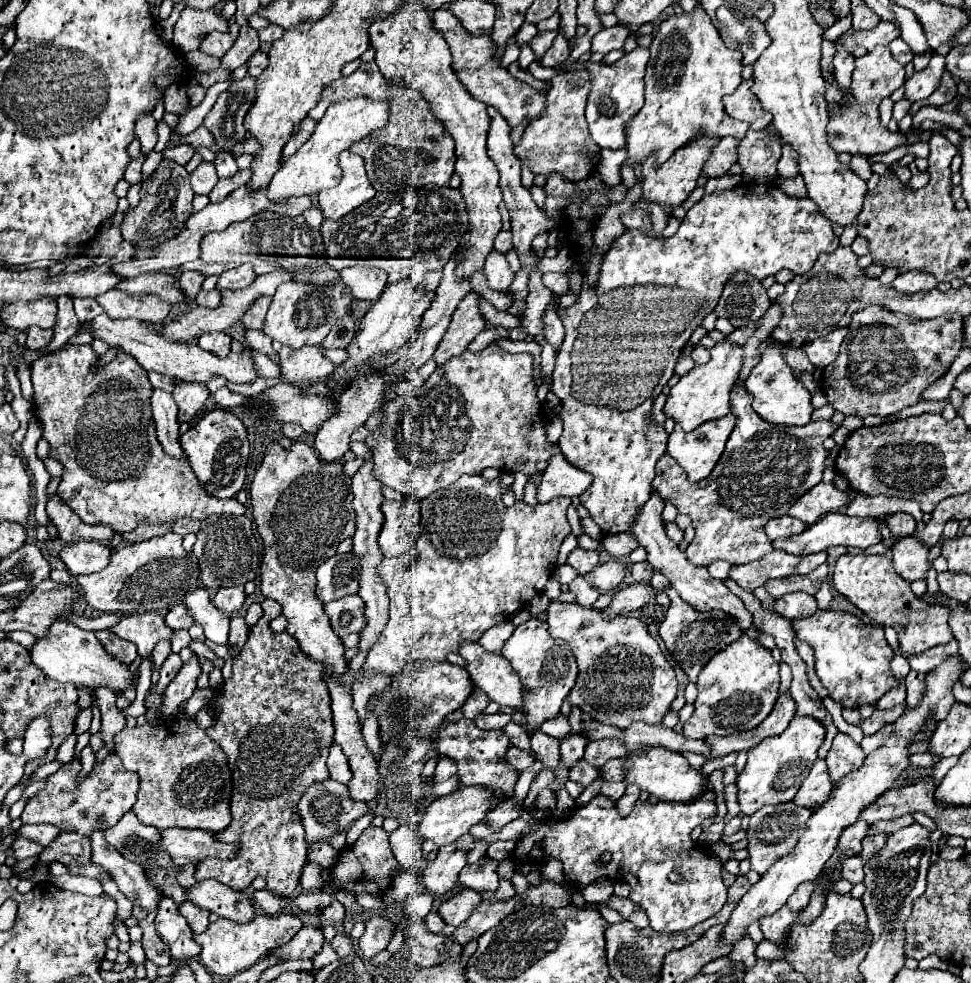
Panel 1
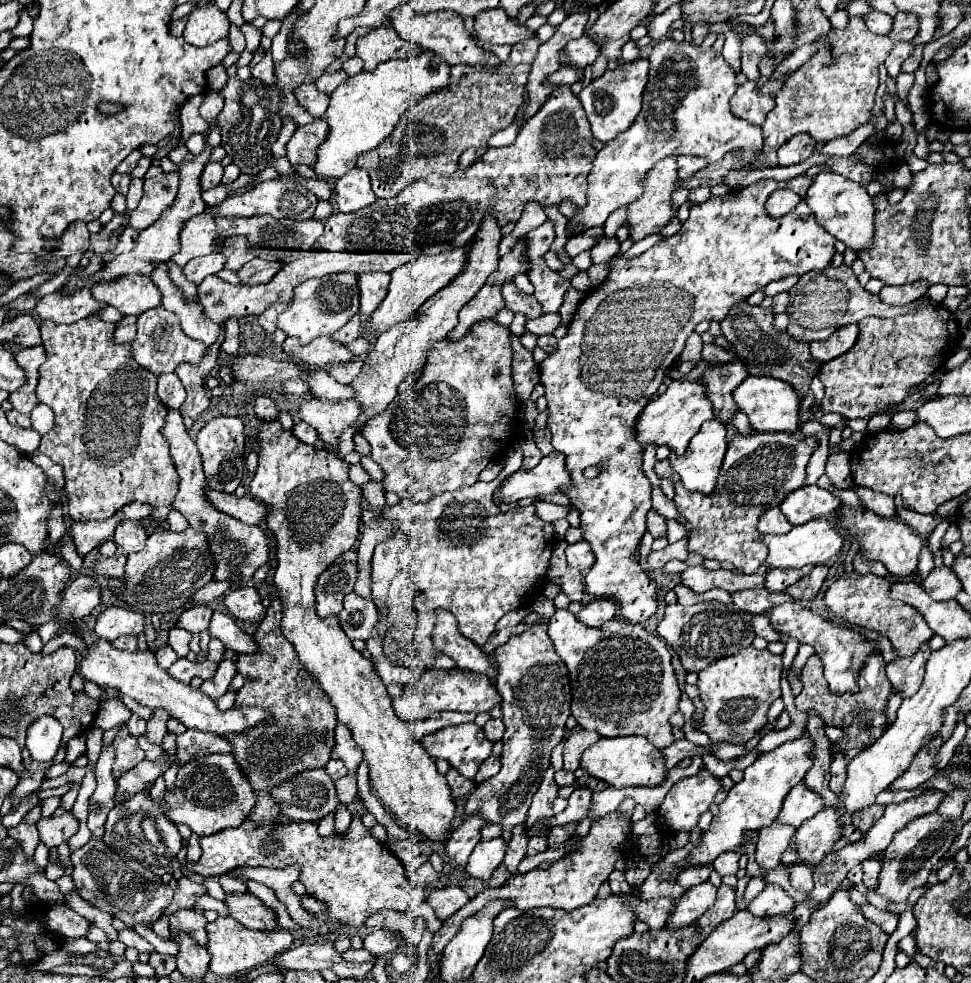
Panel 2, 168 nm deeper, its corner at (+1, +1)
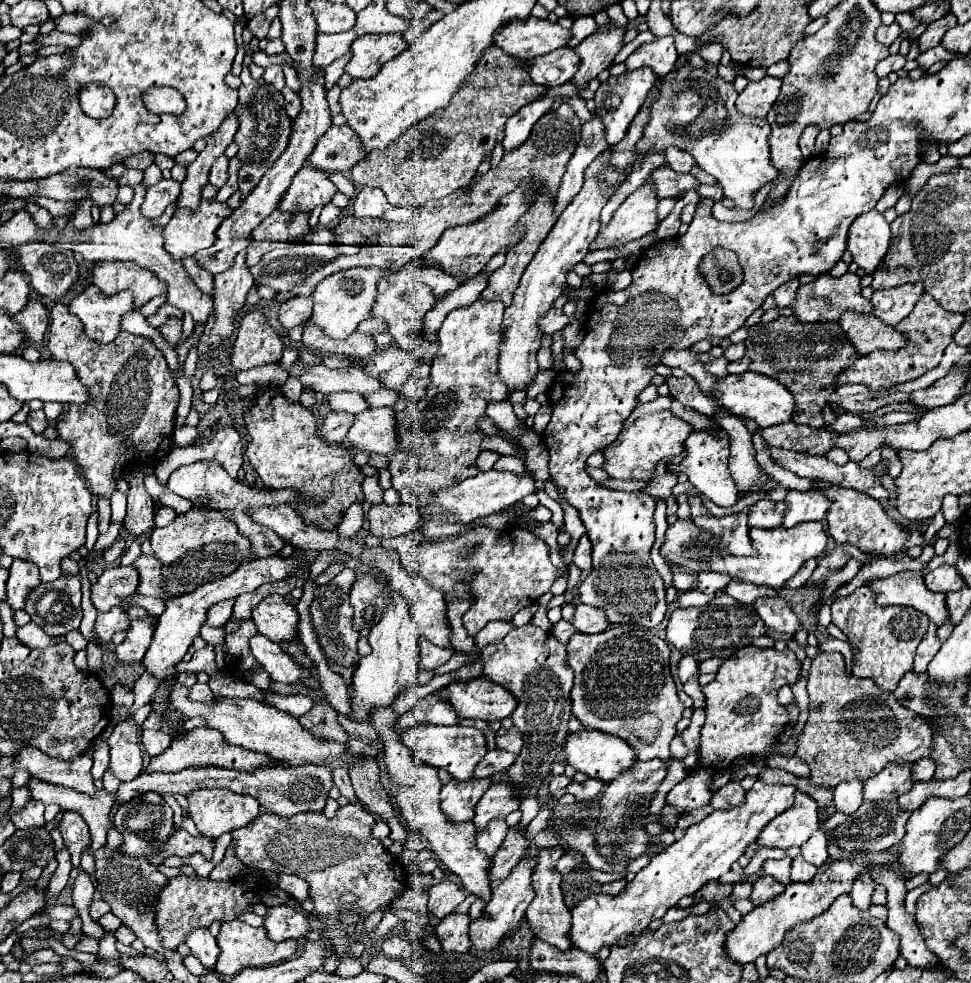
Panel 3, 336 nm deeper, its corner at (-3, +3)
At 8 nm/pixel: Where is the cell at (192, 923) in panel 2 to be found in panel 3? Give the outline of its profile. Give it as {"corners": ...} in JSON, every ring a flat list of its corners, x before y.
{"corners":[[197,927,189,935,185,935,185,945,191,949,191,953,205,965,213,967,219,957,219,947,215,937,209,933,207,927]]}

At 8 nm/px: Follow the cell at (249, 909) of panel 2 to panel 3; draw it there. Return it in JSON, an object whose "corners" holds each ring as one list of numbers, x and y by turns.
{"corners":[[289,905,269,907,267,915,263,917,263,927,271,941,285,941,285,939,299,939,309,931,309,923,305,913,295,911]]}

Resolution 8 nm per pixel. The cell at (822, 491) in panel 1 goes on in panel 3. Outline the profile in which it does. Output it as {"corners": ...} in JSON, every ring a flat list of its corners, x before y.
{"corners":[[789,491,785,497,787,509,783,527,793,527,803,521,821,521,829,509,829,499,823,491]]}

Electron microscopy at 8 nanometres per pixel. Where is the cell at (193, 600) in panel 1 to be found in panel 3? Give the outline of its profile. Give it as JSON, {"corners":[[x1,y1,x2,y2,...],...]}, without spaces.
{"corners":[[253,635,253,639,249,639,249,649,257,663,279,683,299,683,309,677,307,671,293,663,293,659,277,643,265,639,265,635]]}

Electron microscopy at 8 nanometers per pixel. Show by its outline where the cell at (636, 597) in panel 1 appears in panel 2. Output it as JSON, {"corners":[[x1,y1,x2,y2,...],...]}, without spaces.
{"corners":[[593,599,575,615,587,627,603,627,617,613,617,603,609,599]]}

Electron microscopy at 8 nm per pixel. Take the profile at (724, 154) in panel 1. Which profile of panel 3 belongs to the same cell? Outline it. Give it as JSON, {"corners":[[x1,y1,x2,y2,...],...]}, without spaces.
{"corners":[[669,147,669,151,665,151,665,161,677,173,689,173,697,165,687,151,681,151,677,147]]}

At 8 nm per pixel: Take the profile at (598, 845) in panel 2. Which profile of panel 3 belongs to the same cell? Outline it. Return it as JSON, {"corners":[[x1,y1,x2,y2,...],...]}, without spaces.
{"corners":[[451,913,437,925,437,939,443,947,443,953,463,955,469,947,469,915]]}

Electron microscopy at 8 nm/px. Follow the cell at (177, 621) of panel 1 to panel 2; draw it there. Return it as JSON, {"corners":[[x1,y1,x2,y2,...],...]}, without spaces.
{"corners":[[207,605,185,609,185,611,179,615,179,619,177,619,177,627,185,629,185,631,189,631,189,633,201,633,201,631,209,629,211,615,213,615,213,609,207,607]]}

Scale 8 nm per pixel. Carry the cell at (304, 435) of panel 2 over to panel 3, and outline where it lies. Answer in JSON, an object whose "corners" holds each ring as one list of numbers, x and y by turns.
{"corners":[[331,411,331,413,327,413,325,421,319,427,319,437,323,441,327,441,327,443,333,443,333,445,341,443,345,433,349,431,351,423,353,423,353,415,351,413,333,413]]}

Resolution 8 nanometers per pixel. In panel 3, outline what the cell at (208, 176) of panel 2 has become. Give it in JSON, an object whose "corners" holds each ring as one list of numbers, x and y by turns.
{"corners":[[221,155,221,157,213,163,211,173,209,173,209,183,211,183,213,187,219,189,219,187,227,181,227,177,229,177,229,173,227,173,227,165,229,165,229,159,227,159,225,155]]}

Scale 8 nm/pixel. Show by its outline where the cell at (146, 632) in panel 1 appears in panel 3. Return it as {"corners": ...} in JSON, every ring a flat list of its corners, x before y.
{"corners":[[113,607,105,613,97,613,97,621,95,621,95,633,101,641,109,643,111,637,119,631,129,631,131,627,131,619,127,615,127,611,123,607]]}

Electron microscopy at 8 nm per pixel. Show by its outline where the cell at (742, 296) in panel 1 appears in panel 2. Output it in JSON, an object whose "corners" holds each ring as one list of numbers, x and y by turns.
{"corners":[[749,303,735,305,725,321,721,321,721,331,725,339,735,347,737,359,747,365,749,375,765,375,765,377,775,377,785,383,789,383,799,399,801,399,801,411,799,411,799,425,809,421,811,407,813,407,813,393,809,389,811,377,819,373,821,363,813,361,813,355,809,351,809,343,797,341,789,337,787,331,777,331,773,327,775,315,769,309,763,307,753,307]]}

